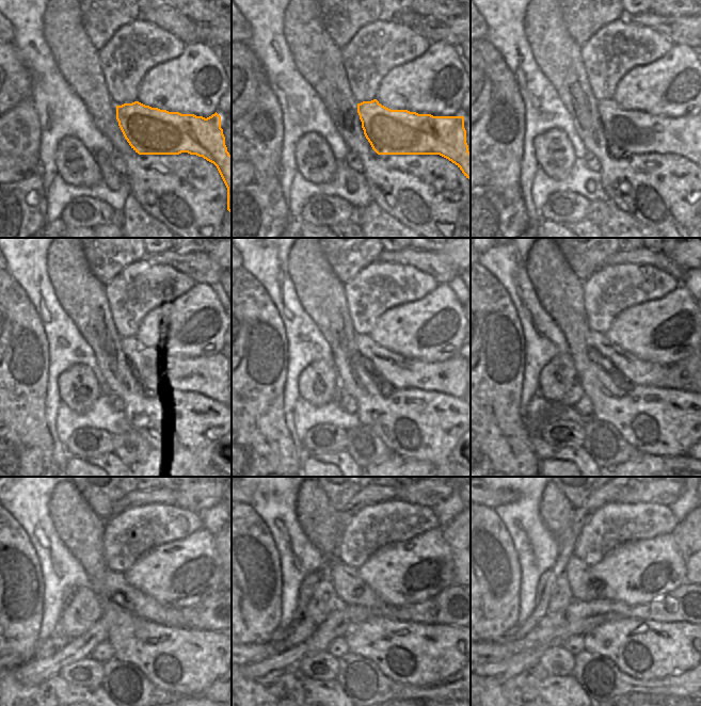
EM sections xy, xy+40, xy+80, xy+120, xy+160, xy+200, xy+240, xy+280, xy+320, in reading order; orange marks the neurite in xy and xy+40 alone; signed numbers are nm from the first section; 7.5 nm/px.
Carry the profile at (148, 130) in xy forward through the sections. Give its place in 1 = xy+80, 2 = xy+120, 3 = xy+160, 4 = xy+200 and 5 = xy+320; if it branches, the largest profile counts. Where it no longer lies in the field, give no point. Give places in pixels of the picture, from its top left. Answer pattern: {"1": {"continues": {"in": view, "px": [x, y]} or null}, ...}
{"1": {"continues": {"in": "xy+80", "px": [627, 131]}}, "2": {"continues": {"in": "xy+120", "px": [157, 371]}}, "3": {"continues": {"in": "xy+160", "px": [389, 370]}}, "4": {"continues": {"in": "xy+200", "px": [626, 369]}}, "5": {"continues": {"in": "xy+320", "px": [583, 587]}}}

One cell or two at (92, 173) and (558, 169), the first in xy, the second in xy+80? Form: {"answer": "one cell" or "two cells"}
{"answer": "one cell"}

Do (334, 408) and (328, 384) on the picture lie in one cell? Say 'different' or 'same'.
different

